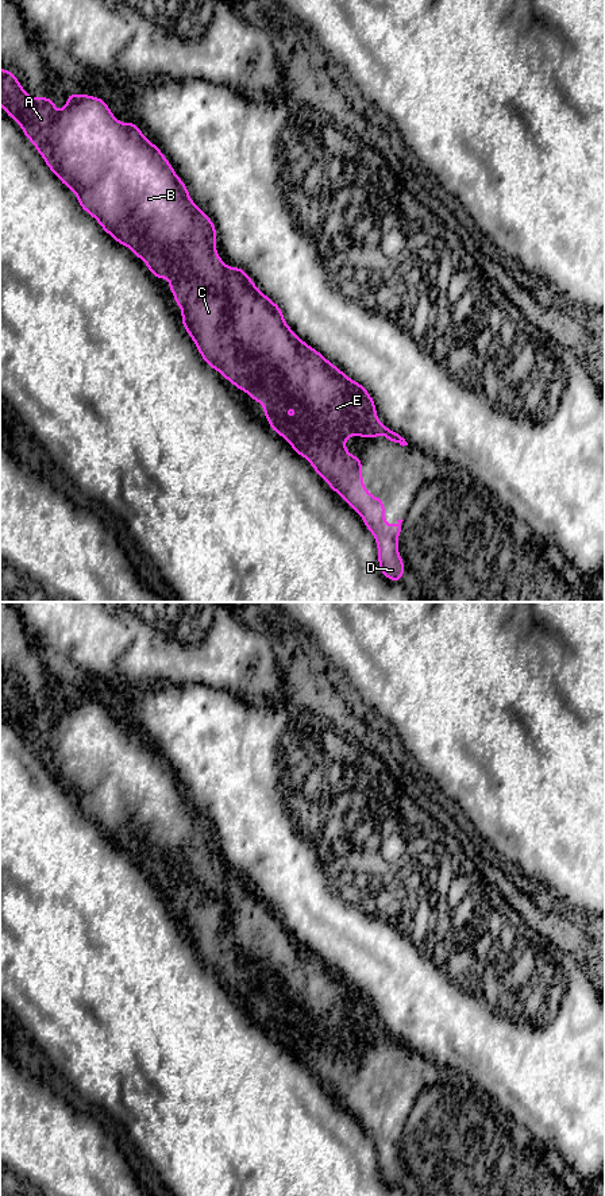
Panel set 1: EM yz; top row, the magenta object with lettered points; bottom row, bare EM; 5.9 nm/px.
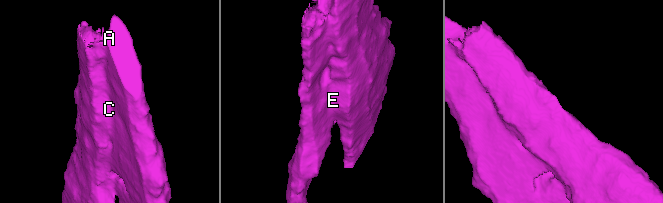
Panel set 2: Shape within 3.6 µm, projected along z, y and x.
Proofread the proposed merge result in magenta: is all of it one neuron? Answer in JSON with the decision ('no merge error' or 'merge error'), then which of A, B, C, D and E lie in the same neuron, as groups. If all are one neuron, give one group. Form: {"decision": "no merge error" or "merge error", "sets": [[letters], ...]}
{"decision": "merge error", "sets": [["A", "B", "E"], ["C", "D"]]}

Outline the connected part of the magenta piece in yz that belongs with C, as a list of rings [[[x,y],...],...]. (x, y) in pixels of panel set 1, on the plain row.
[[[172,872],[167,892],[182,914],[181,927],[205,968],[255,1007],[261,1007],[269,1031],[275,1038],[302,1048],[312,1073],[362,1122],[367,1135],[374,1139],[382,1180],[400,1188],[405,1177],[398,1157],[404,1124],[397,1124],[396,1130],[385,1127],[384,1104],[371,1100],[365,1092],[361,1062],[346,1054],[344,1045],[316,1041],[301,1030],[302,1025],[312,1025],[309,1014],[301,1008],[301,999],[286,1000],[281,985],[270,981],[267,965],[236,945],[232,918],[223,899],[207,892],[196,879],[174,876]]]

